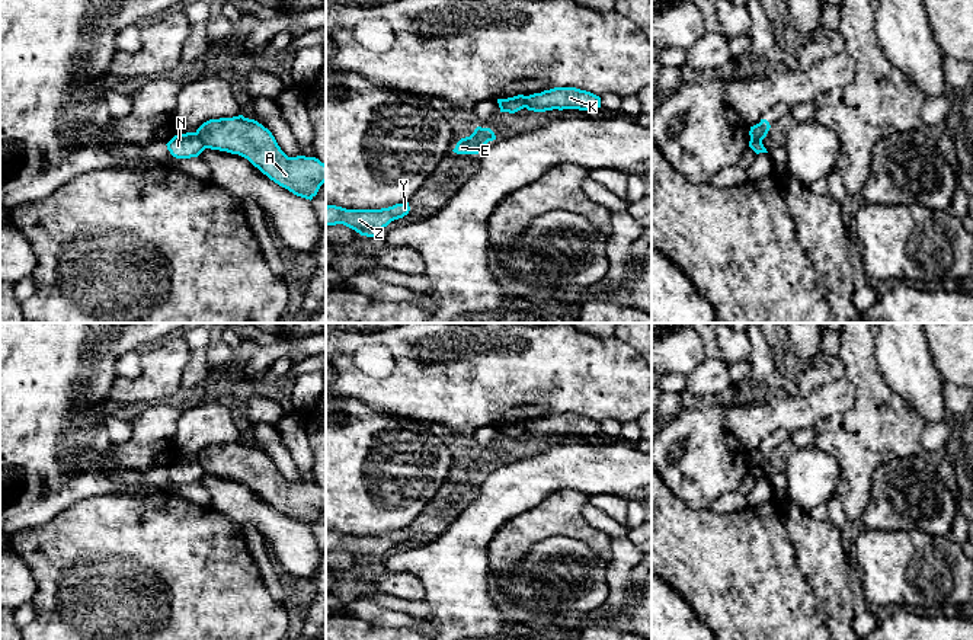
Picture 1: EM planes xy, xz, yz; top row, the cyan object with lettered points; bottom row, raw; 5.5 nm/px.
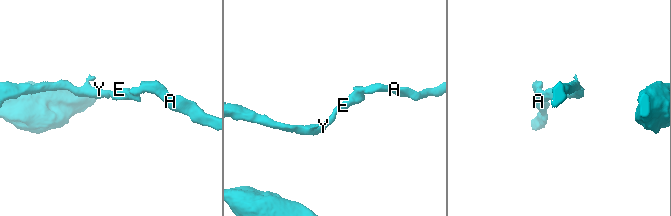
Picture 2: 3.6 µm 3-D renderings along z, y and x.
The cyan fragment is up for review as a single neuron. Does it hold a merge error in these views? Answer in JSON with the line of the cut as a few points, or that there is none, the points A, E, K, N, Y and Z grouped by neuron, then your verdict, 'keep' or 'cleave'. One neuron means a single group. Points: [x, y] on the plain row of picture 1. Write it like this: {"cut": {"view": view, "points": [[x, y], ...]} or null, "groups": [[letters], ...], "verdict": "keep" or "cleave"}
{"cut": {"view": "xy", "points": [[195, 458], [205, 473]]}, "groups": [["A", "K"], ["E", "N", "Y", "Z"]], "verdict": "cleave"}

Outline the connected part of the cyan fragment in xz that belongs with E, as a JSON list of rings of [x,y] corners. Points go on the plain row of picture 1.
[[[477,452],[470,463],[461,464],[452,477],[457,480],[479,480],[493,465],[496,465],[496,461],[490,454]]]

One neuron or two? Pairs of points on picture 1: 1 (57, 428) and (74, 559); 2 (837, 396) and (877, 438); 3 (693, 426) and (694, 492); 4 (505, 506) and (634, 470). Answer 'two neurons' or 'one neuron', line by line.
1: two neurons
2: two neurons
3: one neuron
4: one neuron

